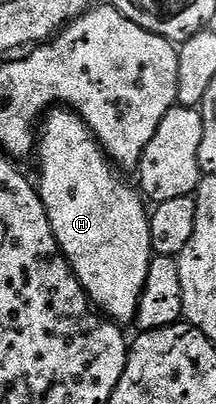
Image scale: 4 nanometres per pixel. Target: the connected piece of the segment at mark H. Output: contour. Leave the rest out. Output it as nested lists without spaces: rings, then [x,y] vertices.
[[[67,107],[53,108],[43,118],[38,157],[39,153],[38,192],[64,258],[103,316],[117,323],[135,322],[154,256],[145,198],[120,178],[121,170],[101,149],[88,124]]]

